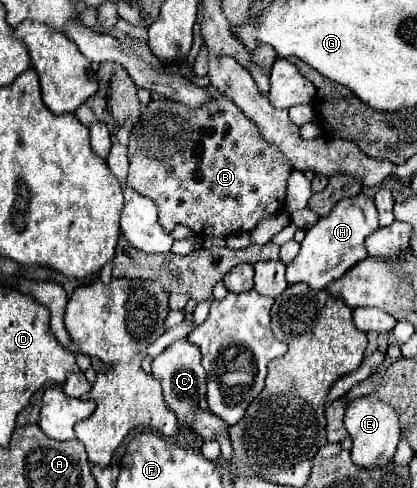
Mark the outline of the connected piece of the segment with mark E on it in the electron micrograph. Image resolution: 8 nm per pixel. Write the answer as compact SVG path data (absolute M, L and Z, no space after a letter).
M357 398L347 406L345 412L345 428L349 436L353 438L353 450L351 450L351 460L361 466L361 468L381 468L393 462L393 454L397 450L401 430L399 430L399 418L397 412L389 406L383 404L381 400L371 400L371 398Z

